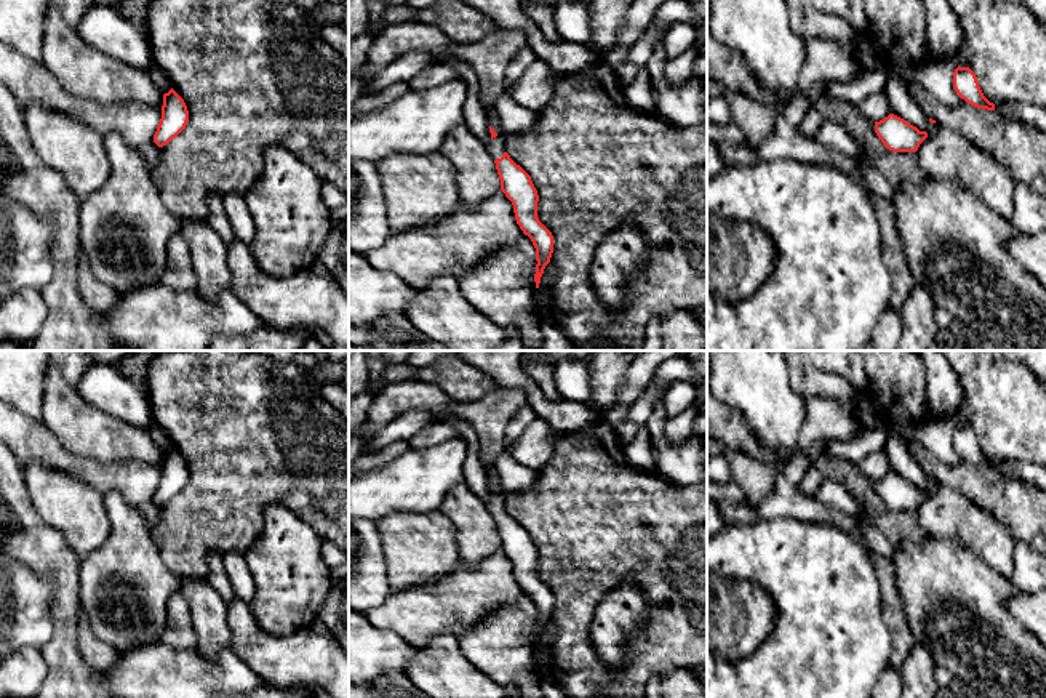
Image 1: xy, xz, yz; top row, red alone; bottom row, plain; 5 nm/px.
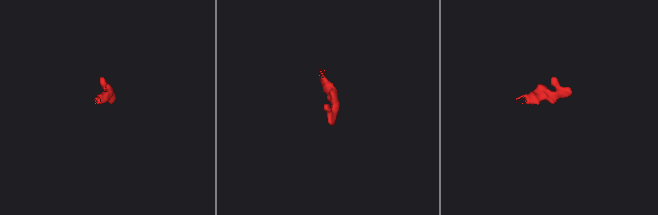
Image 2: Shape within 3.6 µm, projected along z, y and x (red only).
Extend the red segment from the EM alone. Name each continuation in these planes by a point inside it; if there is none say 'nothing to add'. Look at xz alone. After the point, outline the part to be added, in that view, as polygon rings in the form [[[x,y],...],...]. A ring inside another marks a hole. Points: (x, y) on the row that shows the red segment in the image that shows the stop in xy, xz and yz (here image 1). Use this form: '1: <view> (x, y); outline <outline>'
1: xz (496, 148); outline [[[497,134],[496,138],[493,138],[488,144],[486,144],[489,154],[493,155],[493,158],[501,158],[505,152],[505,146],[504,146],[504,139]]]

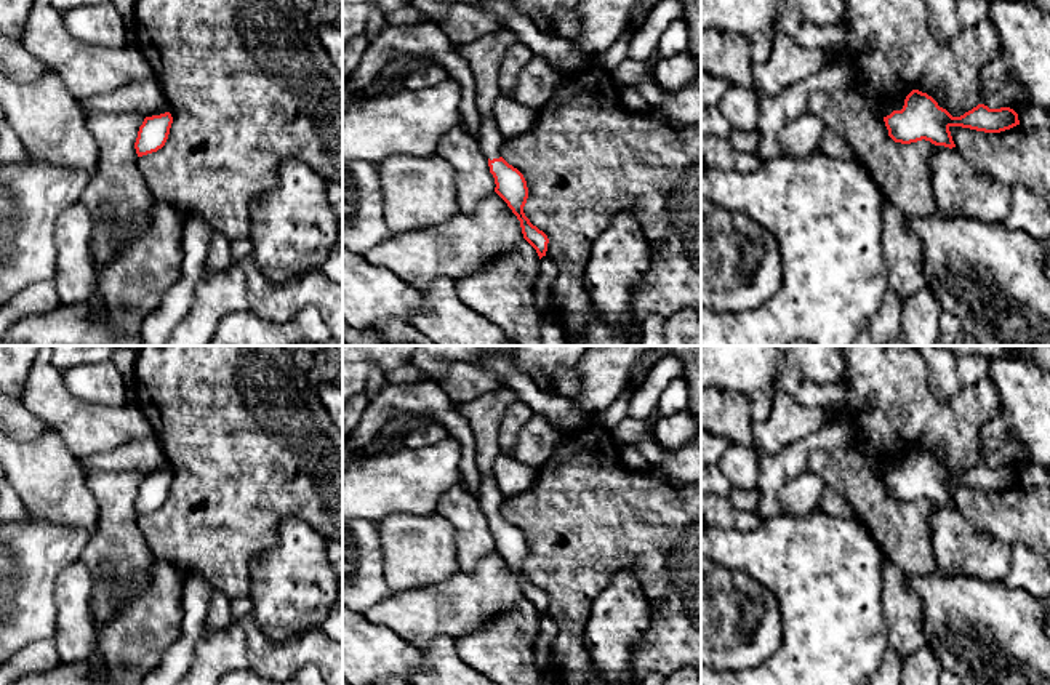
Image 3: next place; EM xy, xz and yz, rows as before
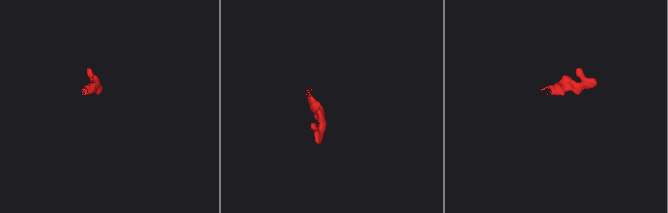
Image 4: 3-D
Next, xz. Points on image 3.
1: xz (484, 56); outline [[[504,27],[477,42],[455,46],[475,78],[475,102],[480,114],[479,146],[487,158],[499,158],[504,138],[496,125],[493,106],[499,96],[498,75],[504,53],[519,42],[514,30]]]

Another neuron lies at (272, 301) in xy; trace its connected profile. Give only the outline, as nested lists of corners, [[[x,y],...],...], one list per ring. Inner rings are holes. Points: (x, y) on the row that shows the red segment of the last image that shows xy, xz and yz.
[[[251,258],[237,262],[246,280],[248,310],[271,322],[287,322],[304,306],[315,306],[325,320],[331,338],[343,339],[343,285],[330,280],[322,269],[306,270],[287,282],[271,282],[261,274]]]

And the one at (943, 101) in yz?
[[[917,86],[914,90],[919,90],[932,96],[938,102],[938,106],[946,109],[952,117],[960,117],[965,114],[965,110],[959,107],[956,102],[952,102],[941,90],[922,86]]]

